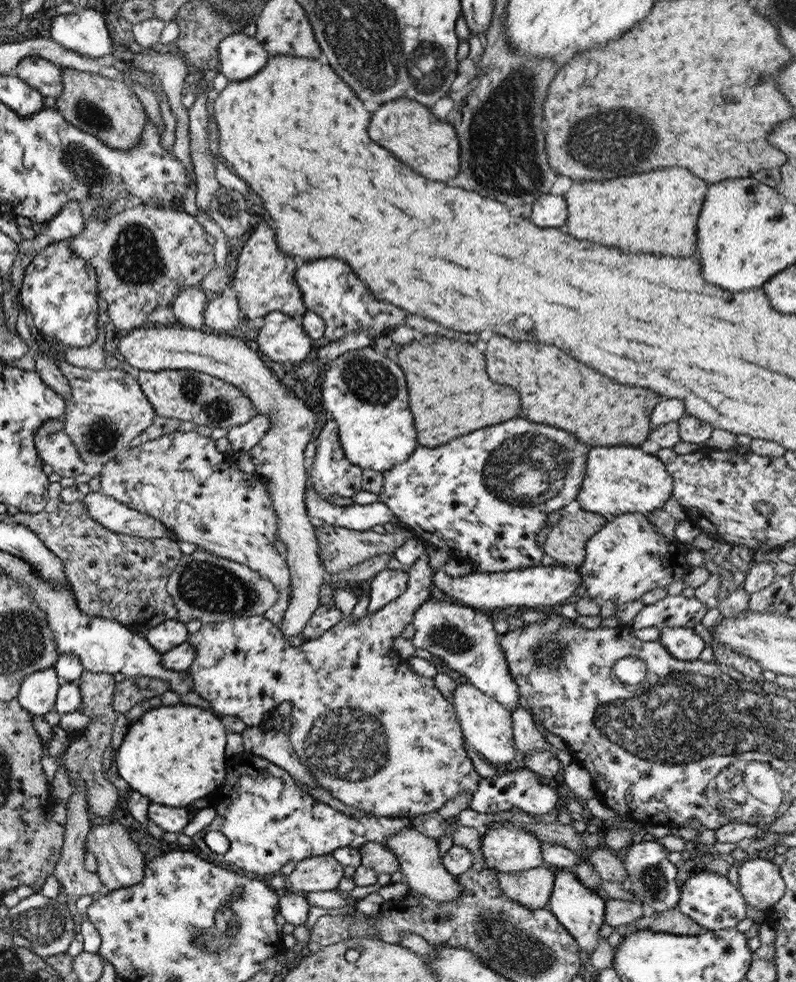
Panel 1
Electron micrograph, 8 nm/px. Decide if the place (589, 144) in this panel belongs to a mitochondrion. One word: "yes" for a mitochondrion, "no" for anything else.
yes

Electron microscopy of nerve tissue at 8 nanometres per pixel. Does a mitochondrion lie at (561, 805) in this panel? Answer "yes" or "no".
no

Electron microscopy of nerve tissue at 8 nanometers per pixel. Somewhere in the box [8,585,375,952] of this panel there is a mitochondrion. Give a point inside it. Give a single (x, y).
(44, 926)

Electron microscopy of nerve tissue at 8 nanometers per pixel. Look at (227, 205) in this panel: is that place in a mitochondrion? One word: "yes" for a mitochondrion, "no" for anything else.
yes

